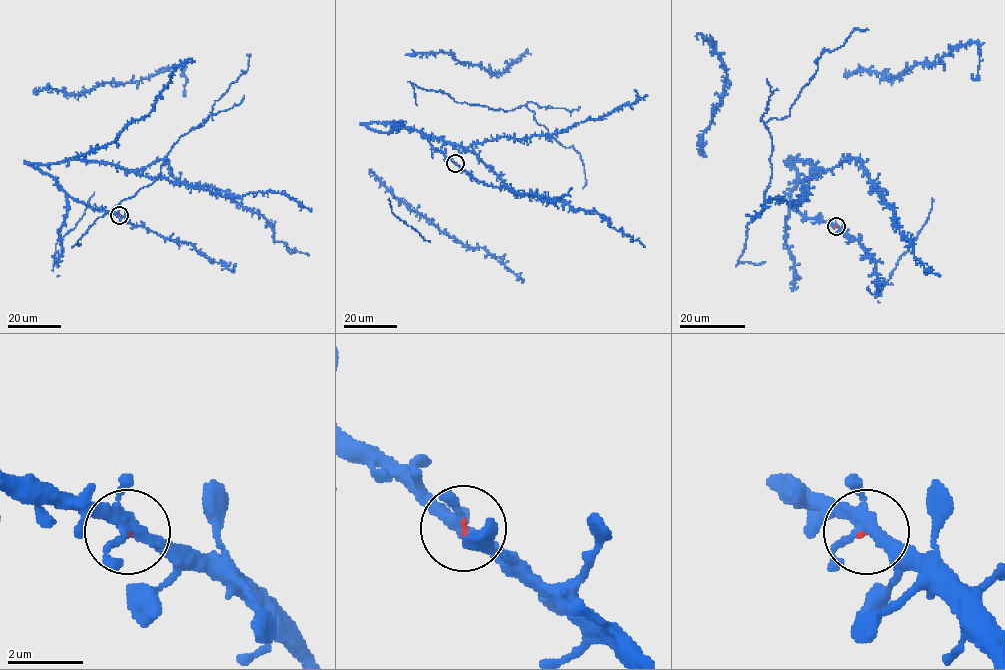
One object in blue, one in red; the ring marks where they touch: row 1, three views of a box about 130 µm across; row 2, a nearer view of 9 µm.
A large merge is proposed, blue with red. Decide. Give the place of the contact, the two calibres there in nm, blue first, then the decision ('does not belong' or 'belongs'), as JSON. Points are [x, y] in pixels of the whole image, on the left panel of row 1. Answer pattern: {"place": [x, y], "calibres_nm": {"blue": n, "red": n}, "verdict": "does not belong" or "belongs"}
{"place": [119, 215], "calibres_nm": {"blue": 300, "red": 60}, "verdict": "belongs"}

